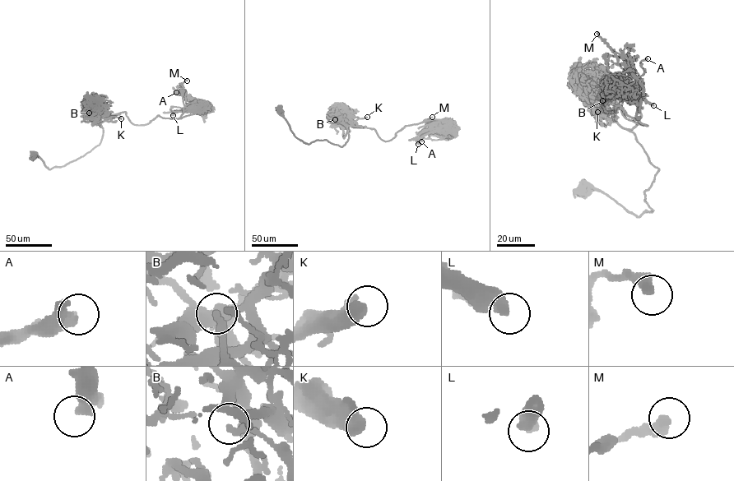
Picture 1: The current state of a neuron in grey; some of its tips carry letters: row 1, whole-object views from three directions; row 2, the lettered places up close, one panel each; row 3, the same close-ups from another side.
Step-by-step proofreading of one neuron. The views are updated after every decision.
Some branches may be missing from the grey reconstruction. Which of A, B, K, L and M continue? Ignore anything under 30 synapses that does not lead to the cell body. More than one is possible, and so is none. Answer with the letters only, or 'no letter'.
A

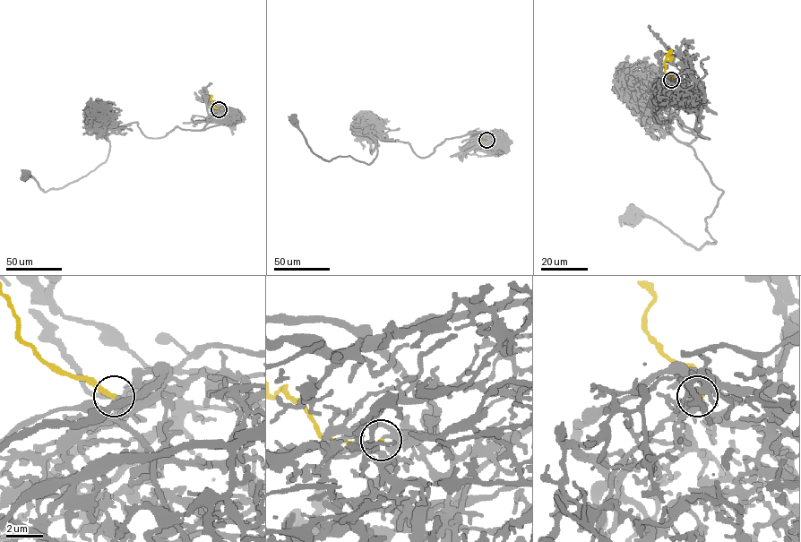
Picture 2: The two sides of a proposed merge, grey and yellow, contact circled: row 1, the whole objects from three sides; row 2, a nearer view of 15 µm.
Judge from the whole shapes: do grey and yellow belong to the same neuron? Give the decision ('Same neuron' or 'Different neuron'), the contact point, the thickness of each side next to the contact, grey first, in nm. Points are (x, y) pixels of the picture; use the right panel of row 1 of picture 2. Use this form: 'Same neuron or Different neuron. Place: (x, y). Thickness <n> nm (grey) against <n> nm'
Same neuron. Place: (671, 80). Thickness 280 nm (grey) against 280 nm

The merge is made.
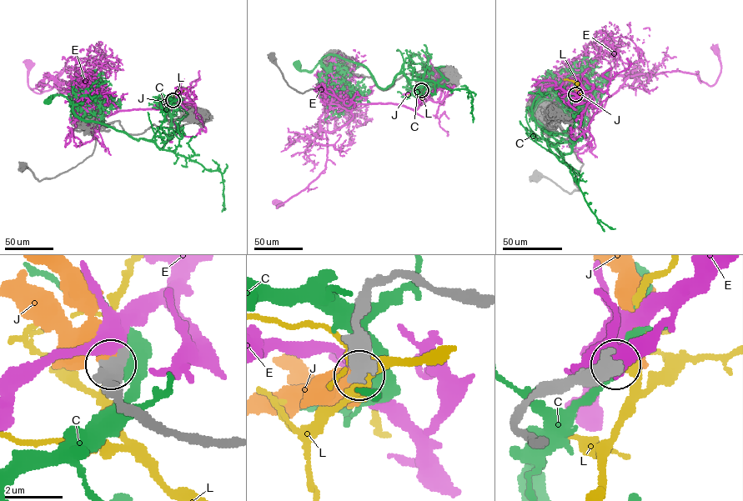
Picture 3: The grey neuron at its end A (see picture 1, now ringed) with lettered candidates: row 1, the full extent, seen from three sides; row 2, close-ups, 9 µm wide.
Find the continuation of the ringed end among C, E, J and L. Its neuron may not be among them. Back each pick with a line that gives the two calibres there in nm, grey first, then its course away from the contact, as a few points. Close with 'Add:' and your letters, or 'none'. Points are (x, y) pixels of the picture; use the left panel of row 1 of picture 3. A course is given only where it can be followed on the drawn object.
J: Thickness 650 nm (grey) against 460 nm. Its course: (173, 100), (168, 97), (159, 105)
Add: J

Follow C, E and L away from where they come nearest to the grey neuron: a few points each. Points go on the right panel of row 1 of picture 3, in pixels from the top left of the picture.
C: (575, 94), (582, 137), (563, 154), (555, 145), (574, 140), (532, 119), (552, 87), (545, 95)
E: (575, 93), (584, 88), (596, 113), (627, 76), (682, 71), (713, 85), (721, 63), (714, 49)
L: (576, 94), (578, 84), (564, 79)

